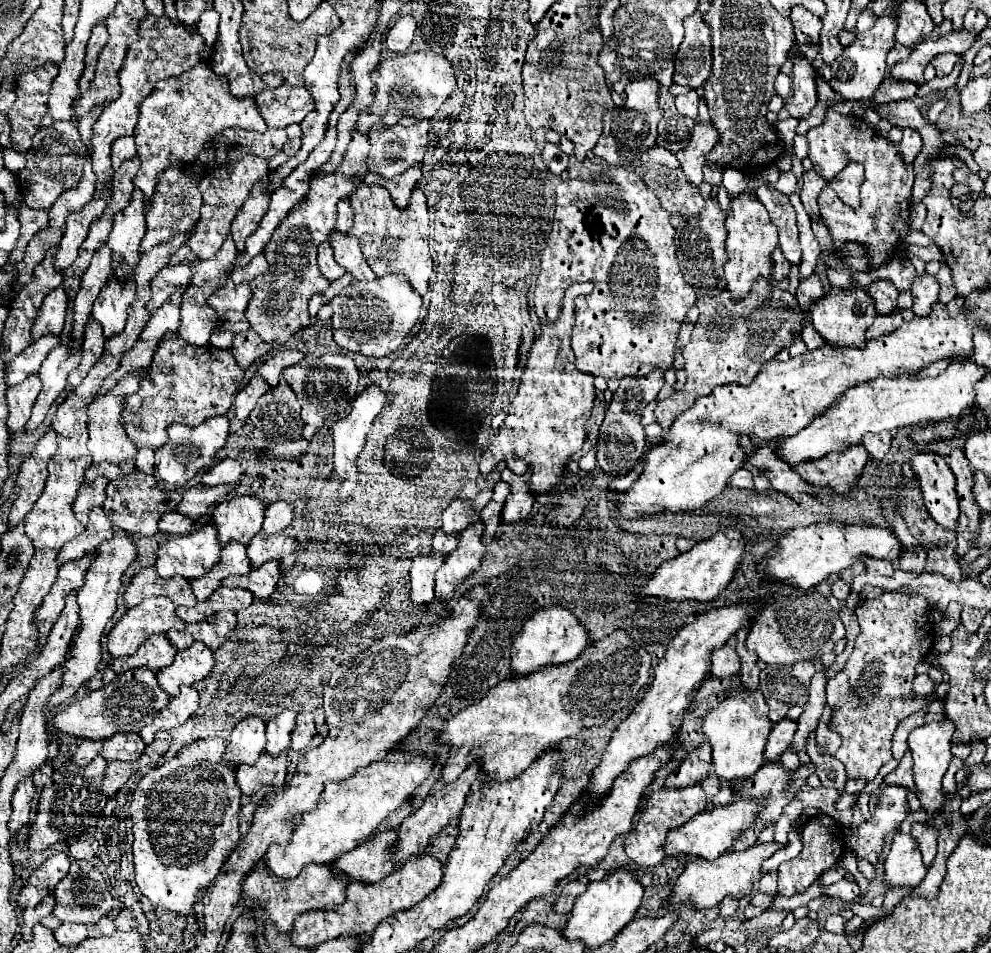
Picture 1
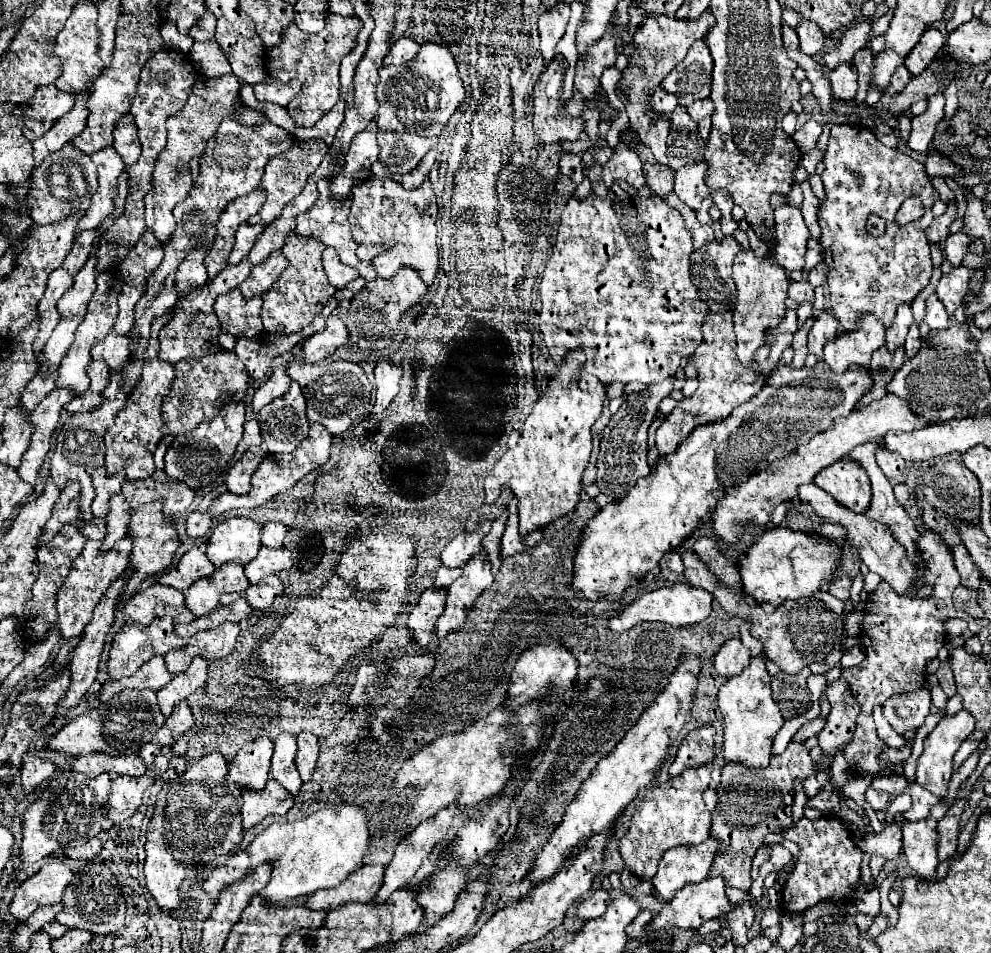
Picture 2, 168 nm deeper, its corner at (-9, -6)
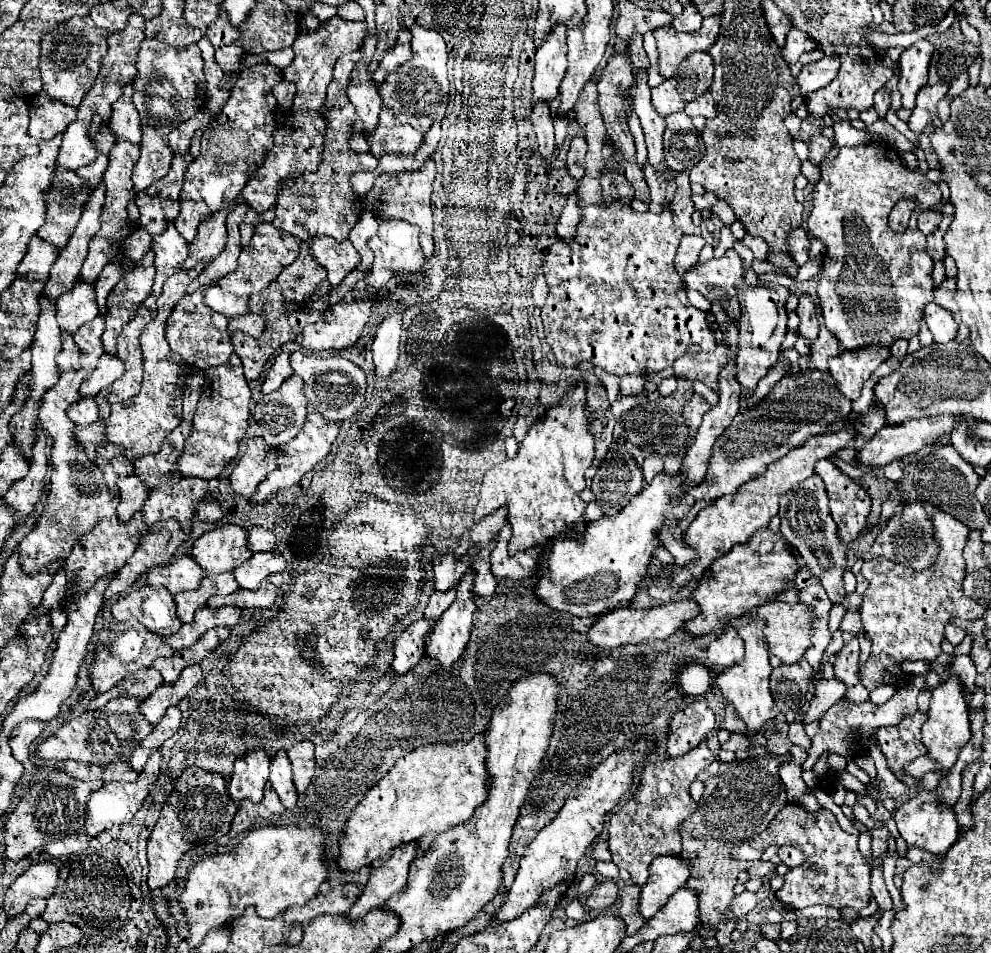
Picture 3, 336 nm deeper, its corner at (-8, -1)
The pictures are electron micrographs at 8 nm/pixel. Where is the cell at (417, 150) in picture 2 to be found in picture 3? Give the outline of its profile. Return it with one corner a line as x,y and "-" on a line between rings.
384,109
380,113
378,127
372,137
370,153
374,157
380,157
384,153
398,153
398,155
414,155
418,147
422,145
424,135
410,125
400,123
398,119
392,119
392,111

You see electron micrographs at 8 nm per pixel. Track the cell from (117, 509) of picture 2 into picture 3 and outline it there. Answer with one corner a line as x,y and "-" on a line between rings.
136,475
120,479
118,489
120,489
118,519
120,523
126,523
136,511
142,511
144,499
148,497
148,489
140,483
140,479
136,479

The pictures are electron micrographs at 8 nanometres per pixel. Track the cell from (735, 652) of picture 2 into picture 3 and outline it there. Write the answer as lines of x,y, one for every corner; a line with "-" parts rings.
728,627
710,647
708,647
708,661
718,667
732,667
736,663
742,663
744,659
744,641
736,633
736,629

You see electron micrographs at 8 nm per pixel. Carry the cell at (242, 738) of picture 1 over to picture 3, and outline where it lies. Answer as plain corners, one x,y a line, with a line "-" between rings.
256,747
234,761
234,773
228,783
228,793
234,801
250,799
258,803
268,781
270,757
262,747

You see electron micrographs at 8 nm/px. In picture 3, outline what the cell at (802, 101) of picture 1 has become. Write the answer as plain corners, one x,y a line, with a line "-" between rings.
816,133
816,135
812,135
808,147
810,147
810,155
808,155
808,159
810,159
812,163
820,165
820,163
824,161
824,155
832,149
832,141
826,139
822,133

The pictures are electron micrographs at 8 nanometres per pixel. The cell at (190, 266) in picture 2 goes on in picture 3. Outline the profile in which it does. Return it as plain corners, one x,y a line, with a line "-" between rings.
230,209
218,211
216,215
212,215
212,219
206,219
204,223
200,223
200,231
196,239
190,243
190,255
188,255
190,263
206,265
224,249
228,211

